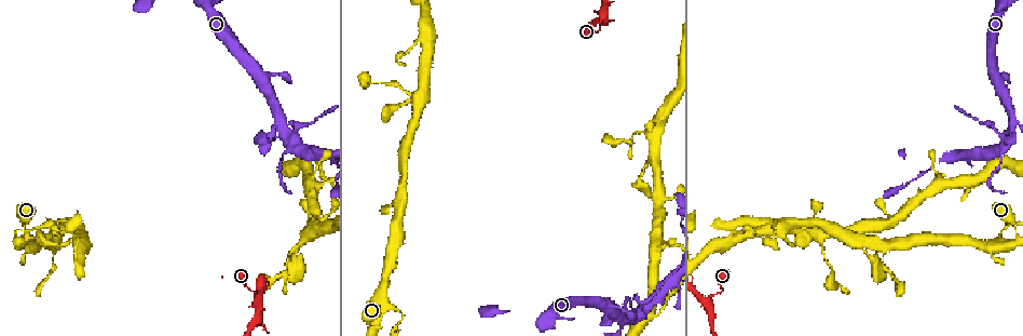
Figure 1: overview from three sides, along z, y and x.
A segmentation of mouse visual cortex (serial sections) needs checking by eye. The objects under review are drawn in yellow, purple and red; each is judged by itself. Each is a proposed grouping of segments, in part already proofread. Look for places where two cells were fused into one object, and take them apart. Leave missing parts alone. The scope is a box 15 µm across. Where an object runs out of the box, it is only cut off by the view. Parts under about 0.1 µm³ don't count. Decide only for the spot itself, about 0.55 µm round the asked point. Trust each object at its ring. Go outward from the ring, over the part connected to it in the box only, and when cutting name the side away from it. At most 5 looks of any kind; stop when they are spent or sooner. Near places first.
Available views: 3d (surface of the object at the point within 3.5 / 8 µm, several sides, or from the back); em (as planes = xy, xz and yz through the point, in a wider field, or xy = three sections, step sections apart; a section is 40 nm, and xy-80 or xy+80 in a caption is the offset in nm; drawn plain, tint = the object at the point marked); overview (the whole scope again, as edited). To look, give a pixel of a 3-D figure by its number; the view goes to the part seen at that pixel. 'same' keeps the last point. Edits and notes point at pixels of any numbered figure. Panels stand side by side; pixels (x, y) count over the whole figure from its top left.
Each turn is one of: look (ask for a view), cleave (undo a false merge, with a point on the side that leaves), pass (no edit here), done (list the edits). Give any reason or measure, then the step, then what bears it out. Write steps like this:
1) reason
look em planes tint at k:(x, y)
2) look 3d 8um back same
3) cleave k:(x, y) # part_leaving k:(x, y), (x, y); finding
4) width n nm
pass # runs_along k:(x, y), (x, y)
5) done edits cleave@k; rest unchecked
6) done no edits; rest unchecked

a narrow waist
look 3d 3.5um back at 1:(401, 87)

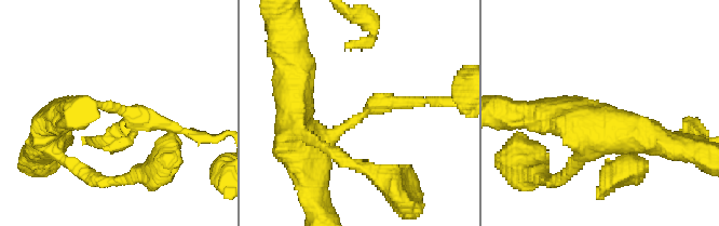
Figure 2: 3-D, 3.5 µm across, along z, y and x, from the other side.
arm_widths 200, 400 nm
look em xy step 1 tint at 2:(120, 109)

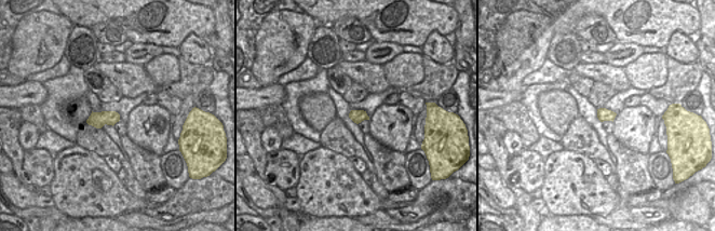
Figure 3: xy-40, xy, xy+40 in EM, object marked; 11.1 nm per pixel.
look em xy step 3 tint same

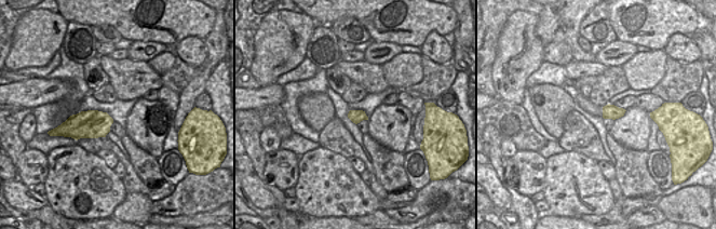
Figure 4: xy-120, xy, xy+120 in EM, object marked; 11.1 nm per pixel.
pass # runs_along 2:(304, 158), (375, 105), (428, 100); continuous, no second cell

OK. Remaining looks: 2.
three arms meet
look 3d 3.5um at 1:(627, 324)

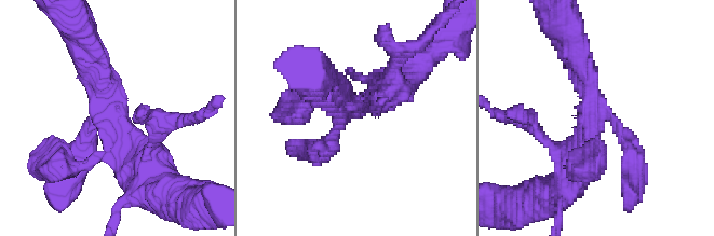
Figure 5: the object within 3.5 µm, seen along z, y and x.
arms 3; arm_widths 250, 300, 400 nm
pass # runs_along 5:(81, 39), (108, 125), (138, 161); all the same cell

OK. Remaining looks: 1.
done no edits; rest unchecked

